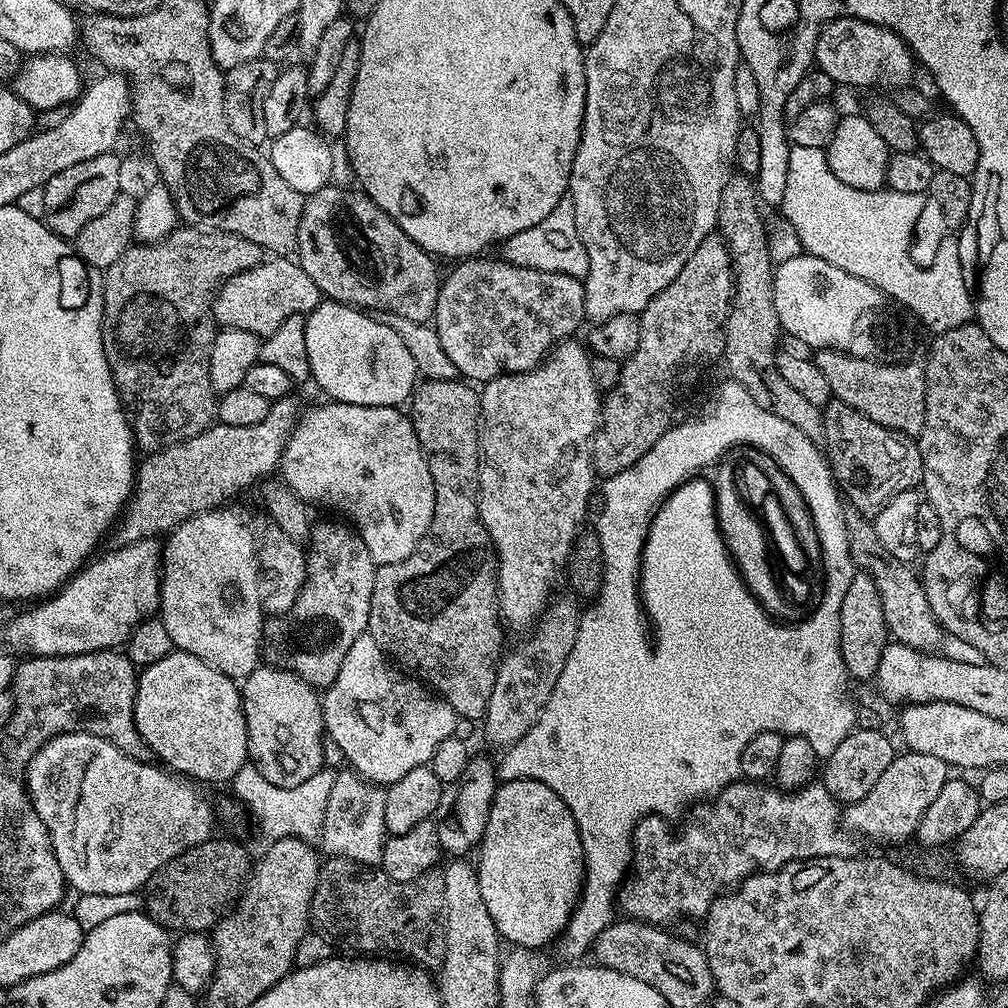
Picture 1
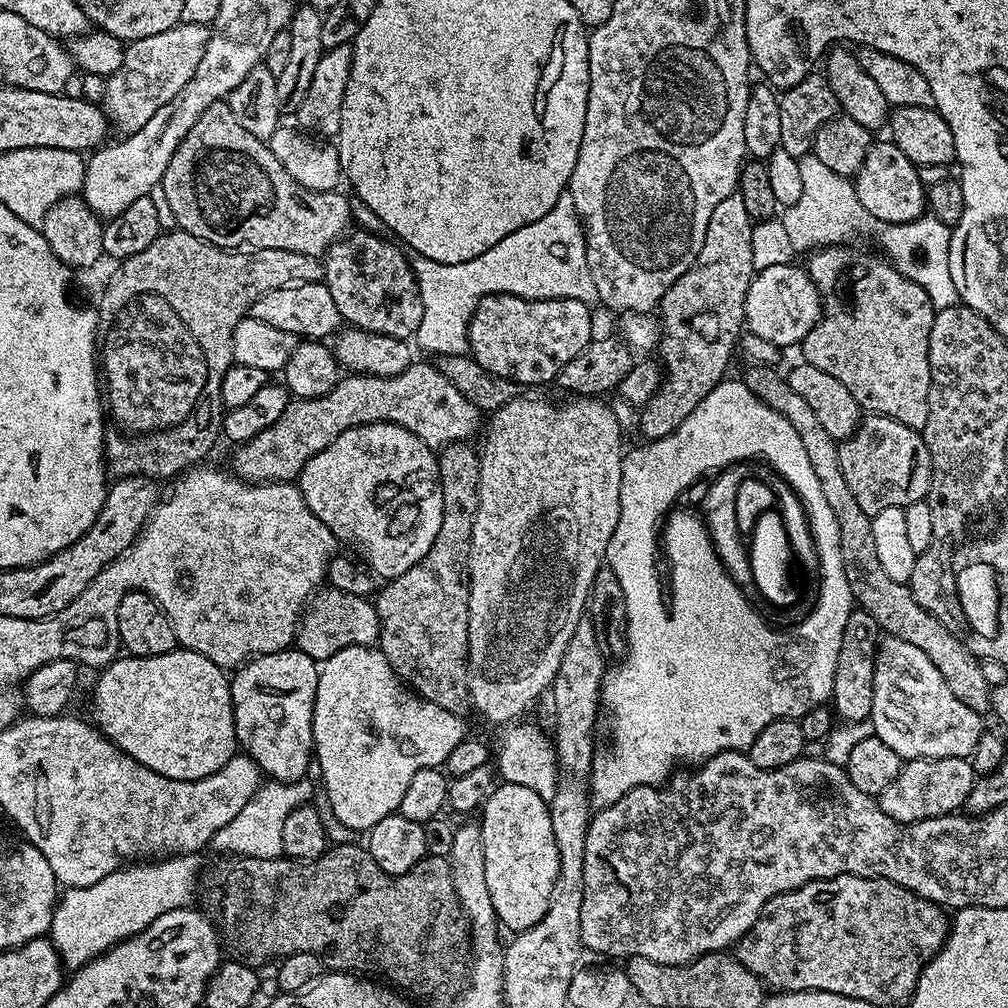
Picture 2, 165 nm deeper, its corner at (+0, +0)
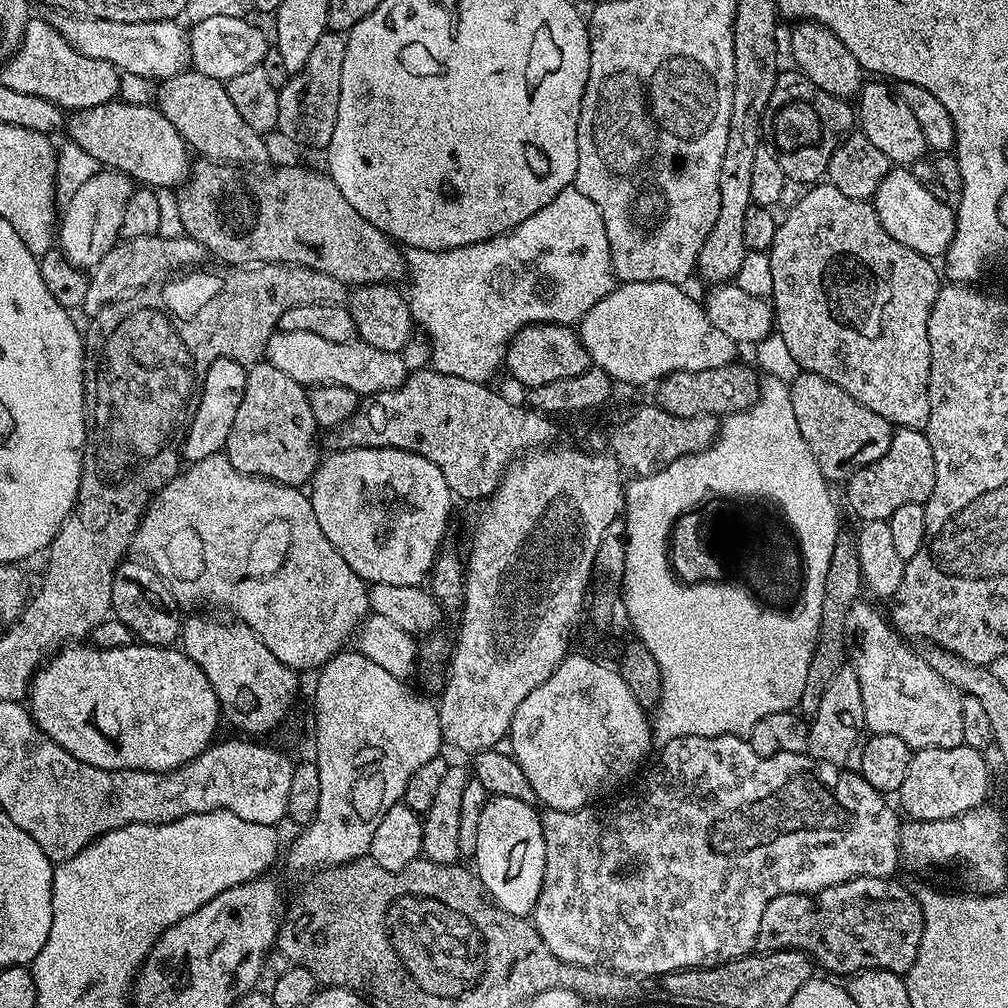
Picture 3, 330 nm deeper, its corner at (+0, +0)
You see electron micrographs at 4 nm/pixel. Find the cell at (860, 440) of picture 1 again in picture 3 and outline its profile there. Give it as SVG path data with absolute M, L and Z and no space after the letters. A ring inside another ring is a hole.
M897 427L892 433L890 450L882 454L876 462L870 462L862 466L846 481L848 487L848 504L852 512L857 516L857 521L867 522L870 520L889 520L898 510L898 506L907 504L924 504L930 498L934 490L934 450L930 450L930 442L927 435L918 428Z

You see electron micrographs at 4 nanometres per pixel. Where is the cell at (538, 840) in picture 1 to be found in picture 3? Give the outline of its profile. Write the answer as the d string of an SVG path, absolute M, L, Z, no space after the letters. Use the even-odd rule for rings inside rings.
M489 798L482 810L482 822L478 822L478 846L474 857L474 871L498 907L525 918L531 917L546 874L544 821L536 810L518 798Z

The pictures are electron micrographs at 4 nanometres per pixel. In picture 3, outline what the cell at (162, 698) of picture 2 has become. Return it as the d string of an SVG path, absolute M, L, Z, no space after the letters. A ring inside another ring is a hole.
M139 642L130 643L124 648L80 647L84 646L69 646L51 657L37 671L30 689L32 718L40 727L40 731L45 732L54 742L58 742L58 746L62 746L67 752L74 754L74 758L78 758L90 766L98 766L102 770L142 770L143 772L173 772L174 769L190 763L212 747L217 739L216 727L222 724L220 703L216 697L214 686L210 684L210 678L206 678L206 674L202 674L198 665L179 647L153 646Z

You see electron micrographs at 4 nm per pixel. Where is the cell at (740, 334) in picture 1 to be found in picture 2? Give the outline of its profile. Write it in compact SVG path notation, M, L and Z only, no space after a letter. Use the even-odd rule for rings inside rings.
M759 362L753 363L751 366L753 368L748 373L743 373L744 385L762 402L766 402L771 408L778 410L778 414L782 414L782 418L786 418L786 422L790 422L790 426L794 426L794 431L798 433L798 439L802 441L806 455L810 458L810 467L814 469L814 474L822 485L822 494L830 505L830 510L834 510L834 519L838 522L838 534L842 534L842 566L846 570L846 582L850 582L853 601L863 611L868 612L870 618L874 618L874 622L878 622L881 633L894 638L902 638L902 642L910 642L910 646L918 646L918 650L922 650L922 654L926 654L926 658L930 658L930 662L934 662L934 666L938 666L938 674L942 674L942 678L946 678L946 686L950 686L950 690L953 692L954 698L958 698L958 702L966 702L966 706L970 706L970 710L975 712L987 713L992 707L992 688L982 675L980 657L974 655L953 632L946 630L946 626L942 626L942 622L938 622L938 618L934 618L934 614L927 612L912 597L912 589L908 584L894 582L894 578L889 578L886 570L882 570L882 565L878 563L878 553L874 550L872 517L866 514L866 510L862 510L862 506L858 506L854 494L850 494L850 485L846 483L846 478L842 474L840 445L837 440L830 438L830 434L826 434L826 430L818 423L814 410L810 410L808 403L799 394L794 394L794 390L790 390L787 379L781 373L779 376L775 367L765 366Z

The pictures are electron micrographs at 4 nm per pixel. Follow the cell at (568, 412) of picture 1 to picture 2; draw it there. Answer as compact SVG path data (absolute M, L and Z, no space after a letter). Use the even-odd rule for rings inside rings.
M576 396L569 404L543 404L540 400L524 400L525 398L517 398L506 402L506 406L502 406L496 412L491 413L489 422L486 424L486 432L488 428L488 437L484 440L484 452L479 453L480 458L480 489L478 490L478 514L474 514L474 530L470 538L470 554L468 555L468 571L470 579L468 582L468 698L473 709L477 708L486 719L492 724L504 724L507 720L519 721L524 711L539 698L540 695L547 693L552 687L555 675L558 674L558 668L562 663L562 656L569 645L570 638L577 629L578 618L582 614L582 606L588 604L588 591L592 589L594 582L594 574L598 574L600 568L605 567L606 546L610 546L610 538L614 534L614 526L618 526L618 510L620 509L620 487L622 486L622 462L624 461L625 445L620 445L620 435L622 429L618 422L618 418L612 412L611 407L600 398L590 396Z

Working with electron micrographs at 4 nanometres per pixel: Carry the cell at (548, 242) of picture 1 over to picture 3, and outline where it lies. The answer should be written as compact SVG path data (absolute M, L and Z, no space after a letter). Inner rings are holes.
M574 186L562 190L554 202L542 206L538 214L530 214L526 222L522 222L516 228L511 228L509 232L504 232L500 236L495 236L492 240L483 240L470 246L461 248L448 248L444 252L434 250L422 250L421 248L405 247L404 267L406 269L407 283L412 283L412 293L409 291L406 296L406 303L412 311L412 318L417 329L420 328L428 335L428 340L432 343L431 367L442 374L450 374L454 378L466 378L466 382L478 382L488 384L491 376L495 374L496 367L499 369L502 364L502 353L511 340L512 335L520 328L525 328L527 324L566 324L575 325L584 319L587 312L606 294L610 294L614 287L614 273L612 271L612 255L610 254L610 242L606 238L606 222L602 222L602 214L586 194L582 194Z

